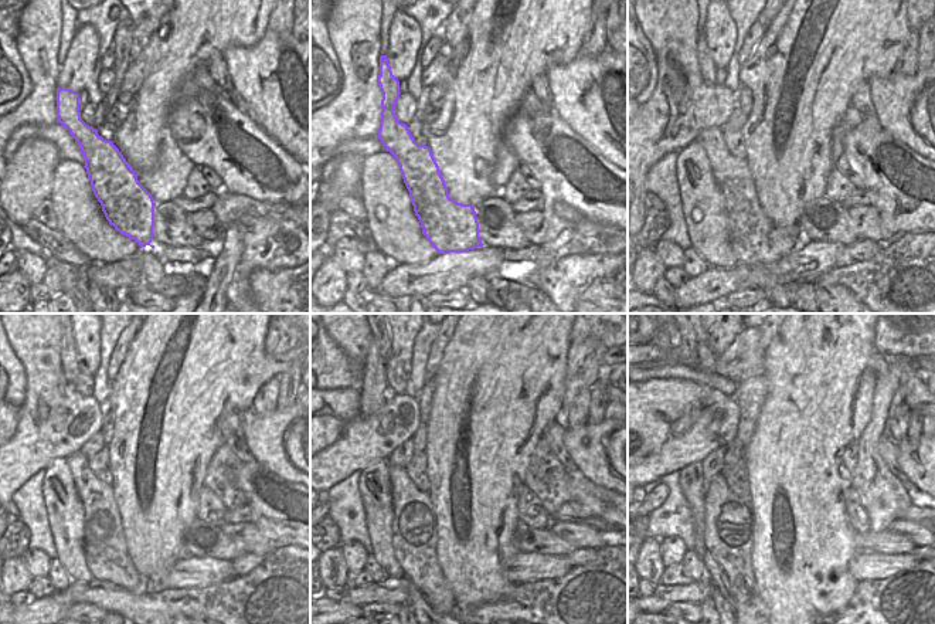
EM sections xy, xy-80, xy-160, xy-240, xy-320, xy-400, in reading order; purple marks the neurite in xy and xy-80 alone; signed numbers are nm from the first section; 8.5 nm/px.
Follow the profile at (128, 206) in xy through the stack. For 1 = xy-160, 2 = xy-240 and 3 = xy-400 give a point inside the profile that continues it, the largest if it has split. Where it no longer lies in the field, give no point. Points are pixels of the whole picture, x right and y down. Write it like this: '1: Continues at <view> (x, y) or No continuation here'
1: Continues at xy-160 (755, 240)
2: Continues at xy-240 (106, 556)
3: Continues at xy-400 (728, 528)

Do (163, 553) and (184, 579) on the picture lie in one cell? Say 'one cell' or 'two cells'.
two cells

